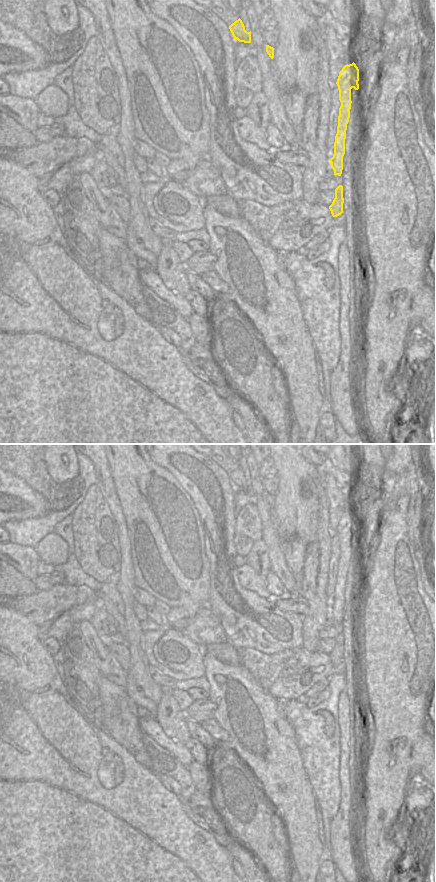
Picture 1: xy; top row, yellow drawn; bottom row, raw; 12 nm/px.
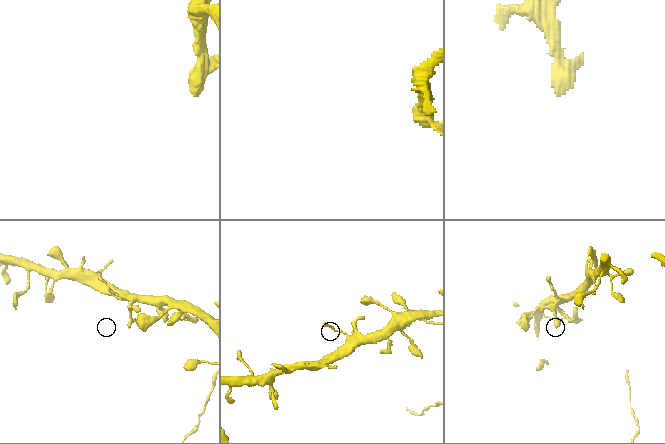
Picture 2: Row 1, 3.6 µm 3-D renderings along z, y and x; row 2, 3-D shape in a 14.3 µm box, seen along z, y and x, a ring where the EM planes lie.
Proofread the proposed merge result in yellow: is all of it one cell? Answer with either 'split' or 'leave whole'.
leave whole

